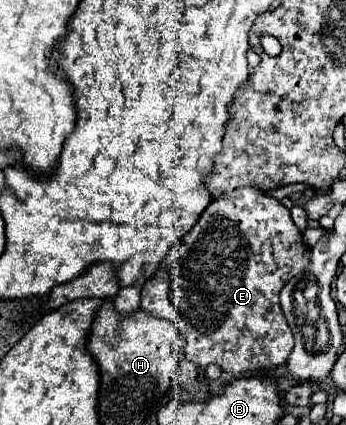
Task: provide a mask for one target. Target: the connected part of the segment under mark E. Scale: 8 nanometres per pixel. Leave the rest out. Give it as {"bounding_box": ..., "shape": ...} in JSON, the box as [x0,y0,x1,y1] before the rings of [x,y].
{"bounding_box":[142,187,310,375],"shape":[[[240,187],[236,191],[232,191],[232,197],[220,197],[220,199],[214,199],[206,209],[204,213],[200,215],[198,223],[190,229],[190,233],[184,235],[184,243],[178,241],[170,251],[168,255],[162,259],[160,267],[158,267],[158,273],[144,283],[142,287],[142,309],[148,311],[150,315],[154,317],[162,317],[162,319],[168,319],[170,323],[176,325],[176,329],[180,331],[180,335],[184,337],[186,341],[186,359],[192,361],[194,365],[198,367],[206,367],[210,363],[216,363],[222,371],[226,373],[232,373],[232,375],[238,375],[238,373],[248,373],[248,371],[256,371],[256,369],[266,369],[266,367],[276,367],[276,365],[282,365],[286,363],[292,347],[294,347],[294,337],[292,337],[292,331],[286,323],[286,319],[282,312],[279,303],[280,289],[298,273],[302,273],[306,267],[308,267],[308,261],[310,261],[310,247],[302,241],[302,233],[298,231],[298,227],[294,225],[292,217],[290,217],[290,209],[286,209],[280,201],[276,201],[274,197],[262,193],[260,189],[256,187]]]}

